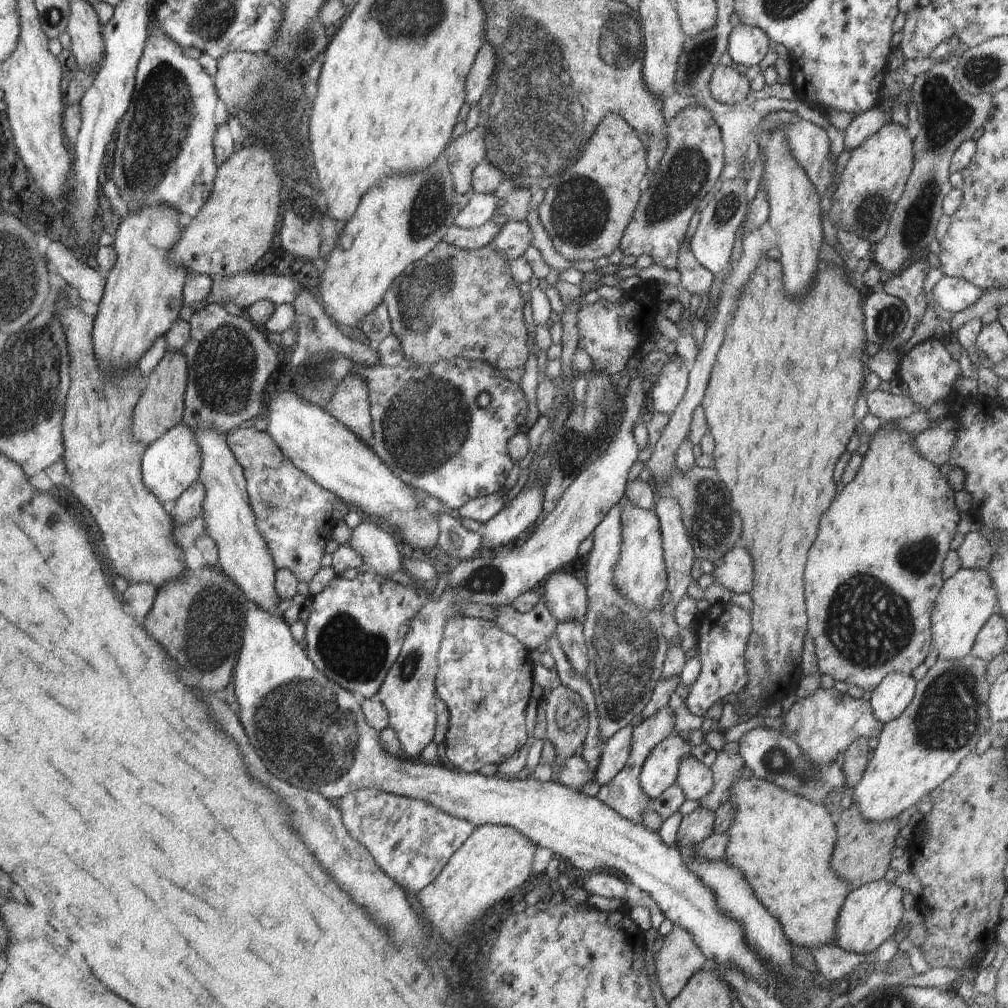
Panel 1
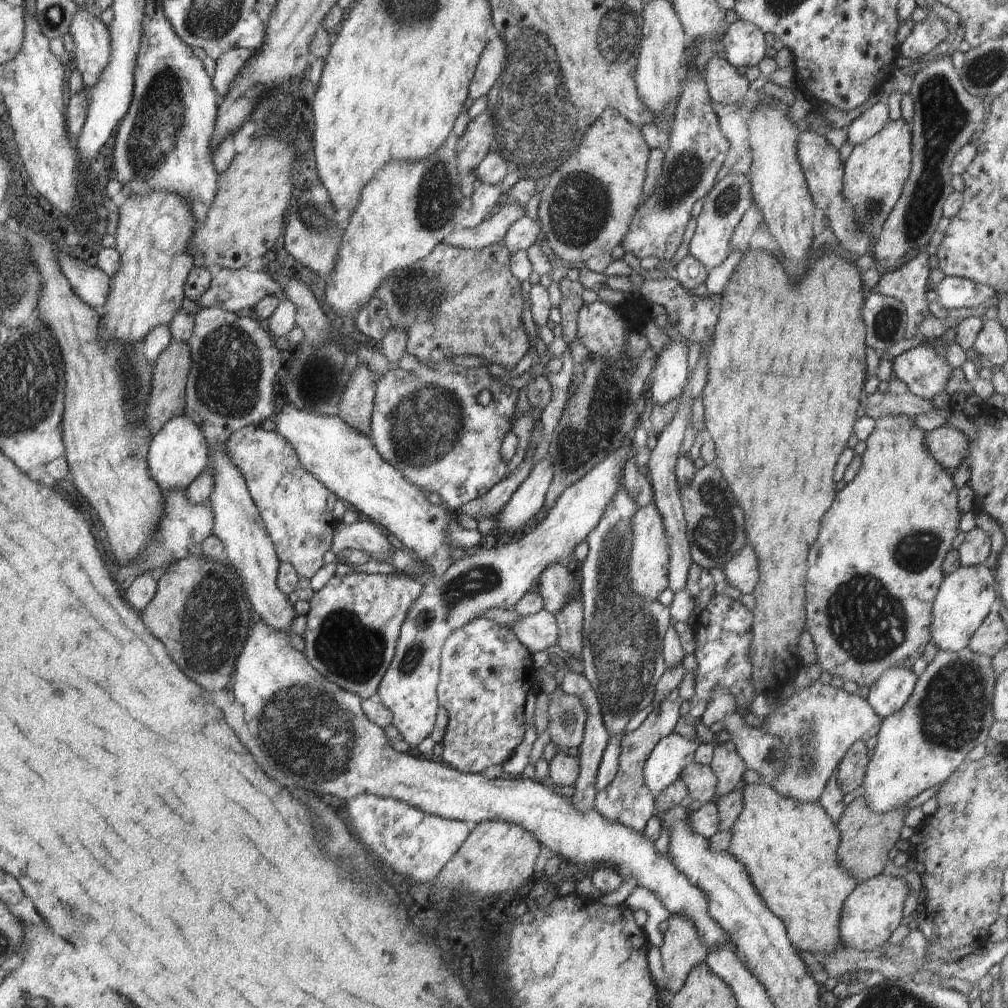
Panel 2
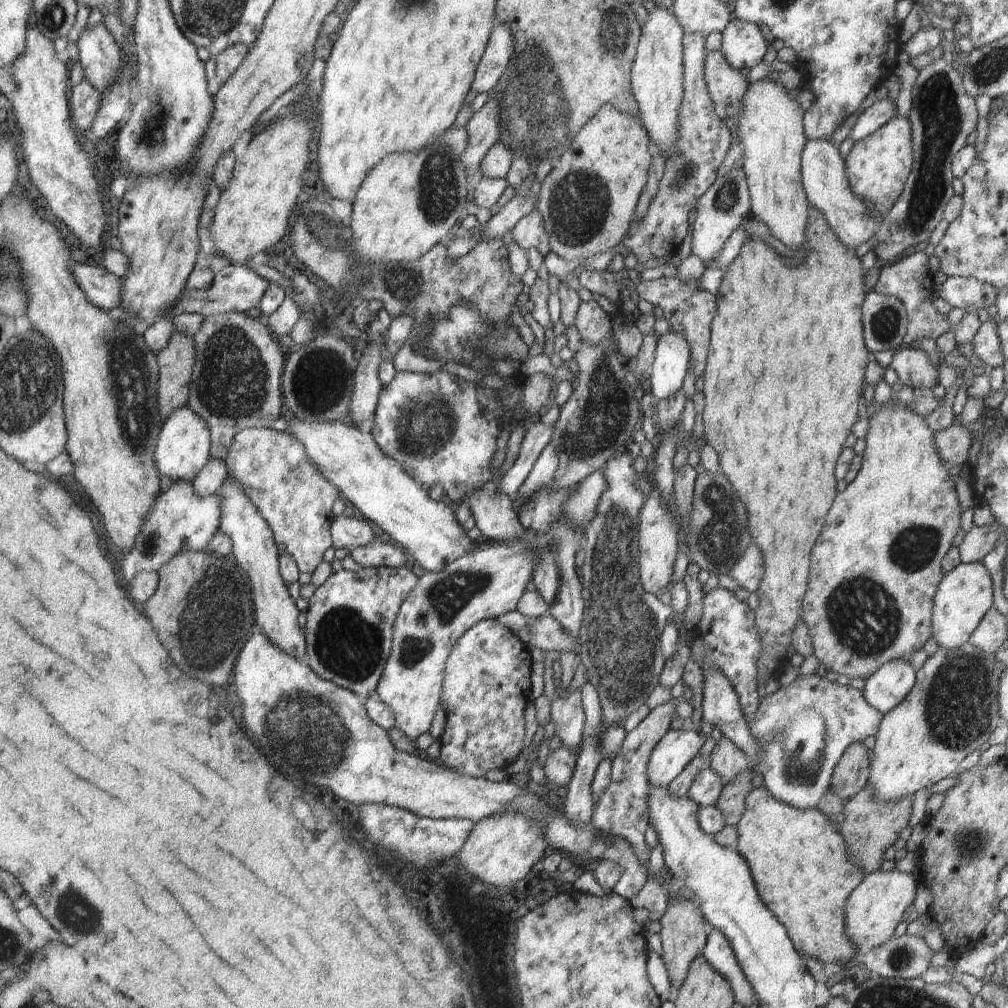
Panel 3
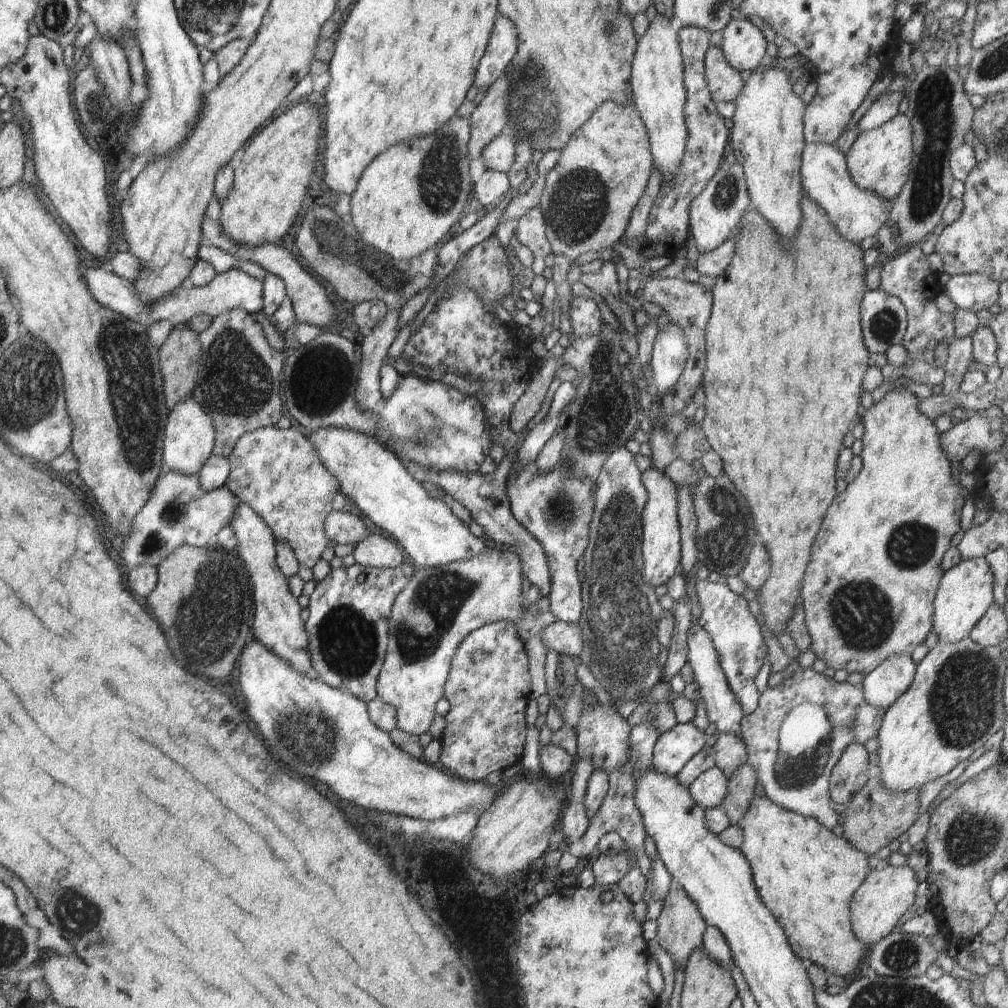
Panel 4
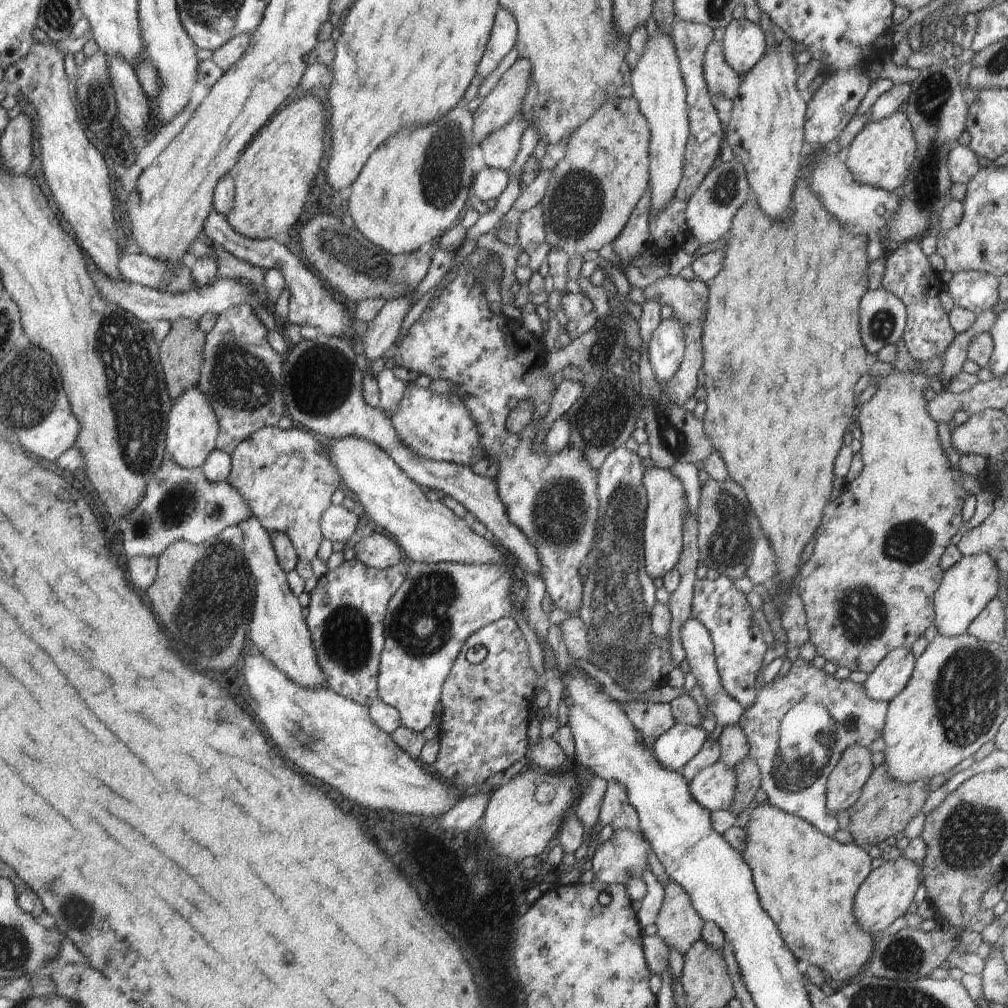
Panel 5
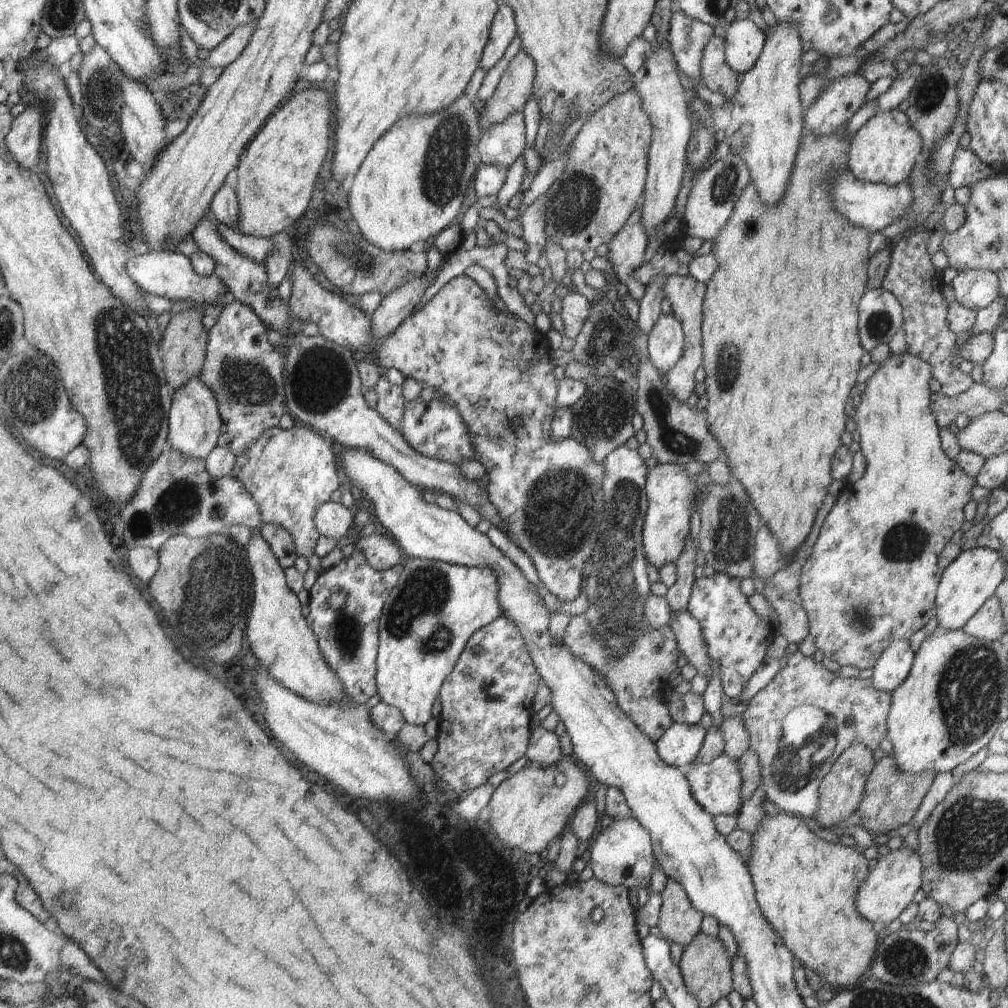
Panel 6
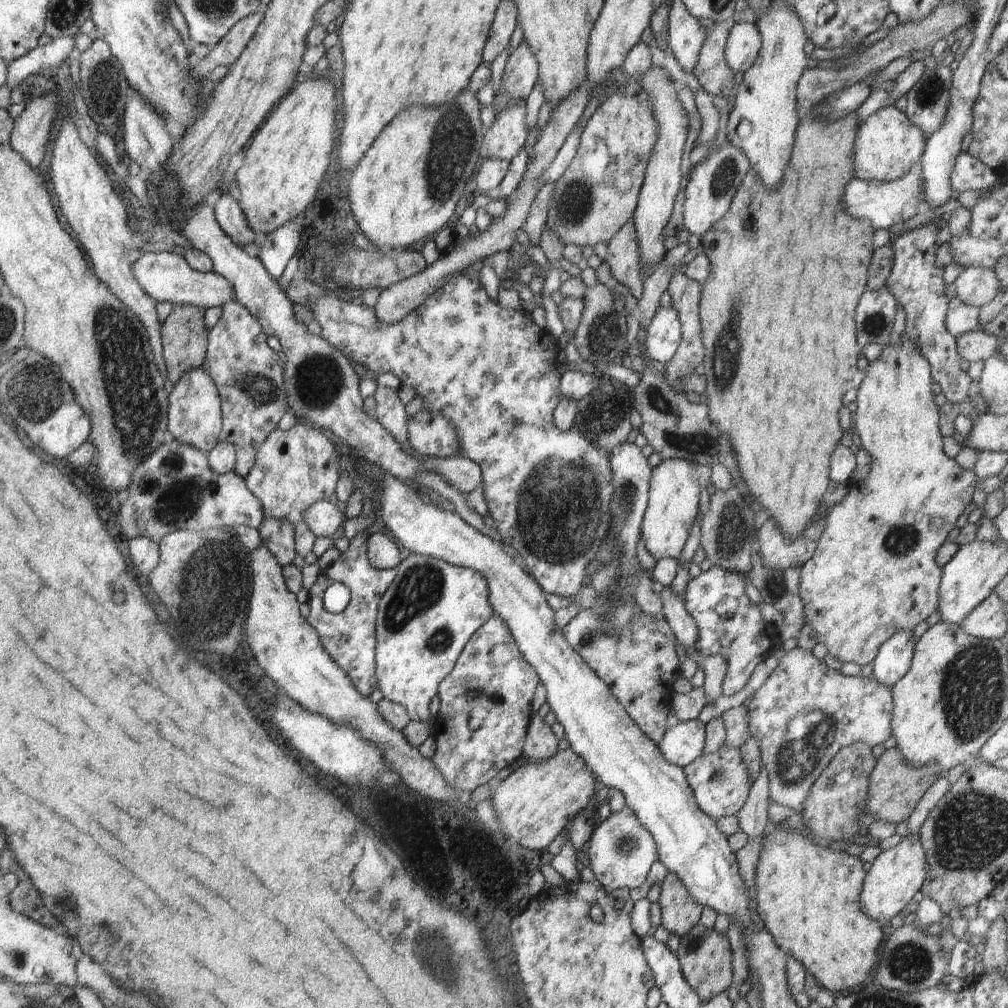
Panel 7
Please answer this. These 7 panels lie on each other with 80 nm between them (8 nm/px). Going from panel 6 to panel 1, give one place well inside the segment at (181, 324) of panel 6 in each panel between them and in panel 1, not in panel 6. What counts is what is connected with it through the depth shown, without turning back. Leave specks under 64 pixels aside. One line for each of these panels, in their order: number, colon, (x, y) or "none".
1: (161, 405)
2: (167, 396)
3: (176, 361)
4: (179, 355)
5: (181, 352)

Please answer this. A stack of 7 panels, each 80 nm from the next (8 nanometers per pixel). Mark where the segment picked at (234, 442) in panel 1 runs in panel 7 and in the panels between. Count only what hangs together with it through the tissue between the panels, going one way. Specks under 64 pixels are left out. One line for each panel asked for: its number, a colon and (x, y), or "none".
2: (296, 508)
3: (295, 500)
4: (277, 472)
5: (286, 476)
6: (289, 473)
7: (293, 469)

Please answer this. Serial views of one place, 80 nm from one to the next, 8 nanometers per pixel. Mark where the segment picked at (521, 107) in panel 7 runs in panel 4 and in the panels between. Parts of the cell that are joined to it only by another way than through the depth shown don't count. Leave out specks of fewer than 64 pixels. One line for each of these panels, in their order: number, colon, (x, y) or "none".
4: (498, 154)
5: (499, 149)
6: (501, 143)

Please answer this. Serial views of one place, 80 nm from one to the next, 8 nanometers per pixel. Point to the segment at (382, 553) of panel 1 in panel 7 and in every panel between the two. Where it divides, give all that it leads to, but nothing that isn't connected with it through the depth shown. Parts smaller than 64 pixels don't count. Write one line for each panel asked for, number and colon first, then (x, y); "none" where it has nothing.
2: (363, 534)
3: (350, 533)
4: (341, 527)
5: (337, 523)
6: (332, 520)
7: (323, 518)

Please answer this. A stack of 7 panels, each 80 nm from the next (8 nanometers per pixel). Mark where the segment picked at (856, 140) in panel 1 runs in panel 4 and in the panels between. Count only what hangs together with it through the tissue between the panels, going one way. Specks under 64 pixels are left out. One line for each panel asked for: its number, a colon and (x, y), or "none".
2: (873, 119)
3: (881, 111)
4: (885, 108)

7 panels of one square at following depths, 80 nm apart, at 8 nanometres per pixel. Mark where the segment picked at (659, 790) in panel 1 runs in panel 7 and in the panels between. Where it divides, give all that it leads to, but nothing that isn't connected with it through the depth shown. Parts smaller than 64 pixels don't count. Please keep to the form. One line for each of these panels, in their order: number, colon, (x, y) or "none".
2: (669, 757)
3: (677, 749)
4: (673, 749)
5: (673, 749)
6: (680, 744)
7: (682, 744)

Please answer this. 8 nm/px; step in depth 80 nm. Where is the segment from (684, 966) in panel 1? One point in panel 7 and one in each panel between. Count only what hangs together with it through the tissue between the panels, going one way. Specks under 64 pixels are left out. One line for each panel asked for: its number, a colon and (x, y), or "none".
2: (683, 947)
3: (683, 937)
4: (681, 927)
5: (678, 924)
6: (679, 921)
7: (680, 912)

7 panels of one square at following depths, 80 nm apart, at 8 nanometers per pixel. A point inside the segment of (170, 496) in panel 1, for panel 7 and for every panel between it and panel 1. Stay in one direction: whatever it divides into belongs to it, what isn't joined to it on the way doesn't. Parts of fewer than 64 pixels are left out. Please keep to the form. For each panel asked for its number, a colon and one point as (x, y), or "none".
2: (178, 453)
3: (183, 448)
4: (189, 436)
5: (192, 428)
6: (195, 423)
7: (194, 410)

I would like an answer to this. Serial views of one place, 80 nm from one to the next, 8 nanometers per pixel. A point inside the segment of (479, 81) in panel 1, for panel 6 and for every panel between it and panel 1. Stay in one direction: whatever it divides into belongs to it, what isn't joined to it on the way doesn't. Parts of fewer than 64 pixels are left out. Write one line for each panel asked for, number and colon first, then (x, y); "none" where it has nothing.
2: (492, 60)
3: (500, 49)
4: (503, 46)
5: (503, 36)
6: (503, 29)

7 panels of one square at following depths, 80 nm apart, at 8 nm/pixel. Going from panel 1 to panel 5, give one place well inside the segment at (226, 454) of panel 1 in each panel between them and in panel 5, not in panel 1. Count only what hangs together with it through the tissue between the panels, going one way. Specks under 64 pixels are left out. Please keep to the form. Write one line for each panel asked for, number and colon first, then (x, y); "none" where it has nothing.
2: (237, 522)
3: (254, 550)
4: (277, 625)
5: (277, 630)

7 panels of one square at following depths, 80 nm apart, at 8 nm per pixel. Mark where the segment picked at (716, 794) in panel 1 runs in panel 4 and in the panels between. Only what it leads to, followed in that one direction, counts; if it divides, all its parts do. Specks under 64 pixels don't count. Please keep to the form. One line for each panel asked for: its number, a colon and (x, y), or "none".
2: (728, 766)
3: (727, 761)
4: (730, 750)

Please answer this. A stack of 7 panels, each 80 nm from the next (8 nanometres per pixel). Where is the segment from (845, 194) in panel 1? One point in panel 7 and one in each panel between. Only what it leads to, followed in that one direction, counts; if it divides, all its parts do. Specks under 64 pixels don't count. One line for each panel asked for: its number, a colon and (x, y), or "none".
2: (874, 175)
3: (877, 167)
4: (879, 161)
5: (881, 154)
6: (884, 150)
7: (887, 146)

